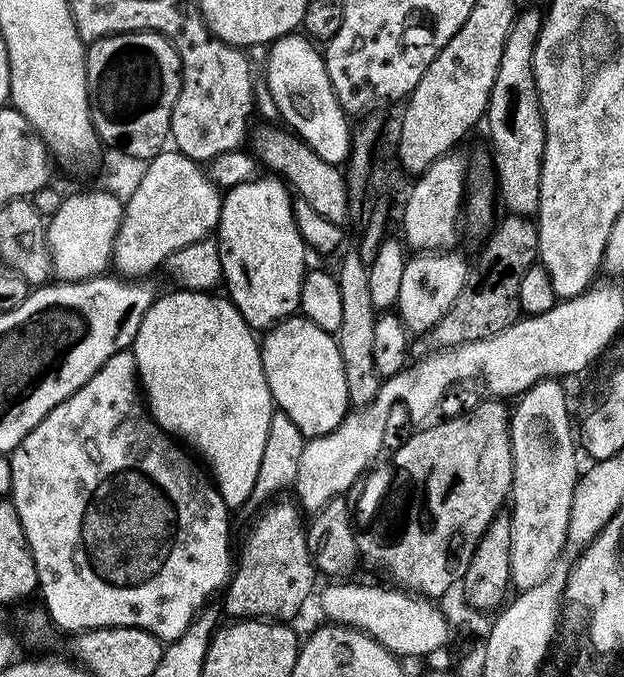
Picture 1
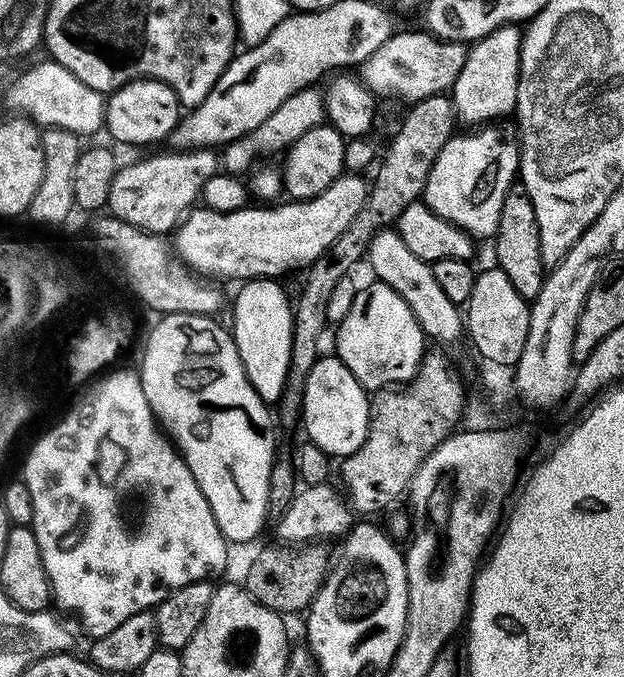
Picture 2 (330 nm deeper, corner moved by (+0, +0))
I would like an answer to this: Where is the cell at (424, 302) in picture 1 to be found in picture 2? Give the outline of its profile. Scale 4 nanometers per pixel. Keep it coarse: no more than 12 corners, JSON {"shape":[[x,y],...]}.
{"shape":[[512,122],[453,134],[422,200],[495,237],[520,171]]}

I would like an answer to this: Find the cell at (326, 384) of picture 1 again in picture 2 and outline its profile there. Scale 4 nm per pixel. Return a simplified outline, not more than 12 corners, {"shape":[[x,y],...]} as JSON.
{"shape":[[340,357],[304,383],[307,439],[332,458],[366,442],[369,393]]}

